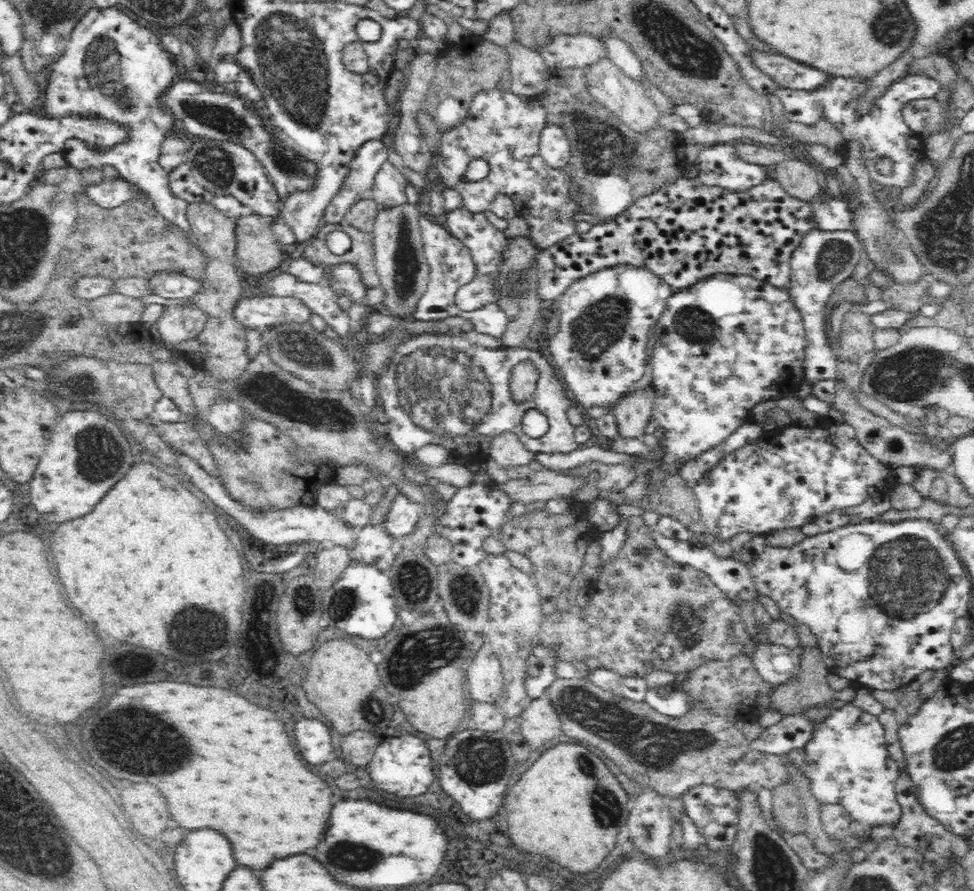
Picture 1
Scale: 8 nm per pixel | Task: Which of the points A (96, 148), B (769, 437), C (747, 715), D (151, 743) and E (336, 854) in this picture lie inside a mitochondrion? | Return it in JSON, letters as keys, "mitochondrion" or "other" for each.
{"A":"other","B":"other","C":"other","D":"mitochondrion","E":"mitochondrion"}

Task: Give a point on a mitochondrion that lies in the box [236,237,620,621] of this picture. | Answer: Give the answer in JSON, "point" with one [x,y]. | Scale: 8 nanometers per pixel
{"point":[444,390]}

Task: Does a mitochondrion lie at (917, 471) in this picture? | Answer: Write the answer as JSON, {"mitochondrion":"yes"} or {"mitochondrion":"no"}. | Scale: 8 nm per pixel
{"mitochondrion":"no"}

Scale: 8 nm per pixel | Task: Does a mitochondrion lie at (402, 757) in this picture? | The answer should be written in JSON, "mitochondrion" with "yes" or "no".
{"mitochondrion":"no"}

